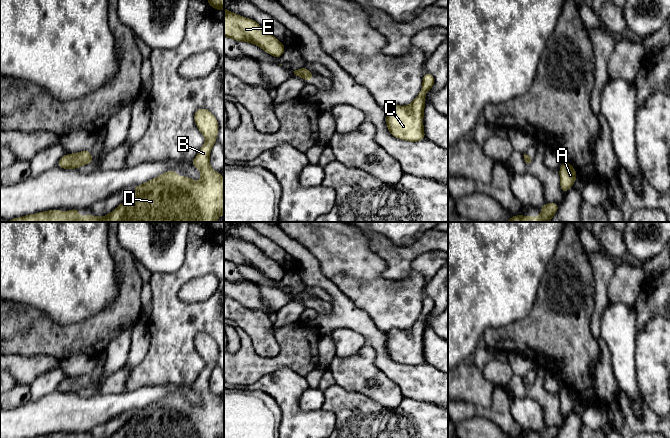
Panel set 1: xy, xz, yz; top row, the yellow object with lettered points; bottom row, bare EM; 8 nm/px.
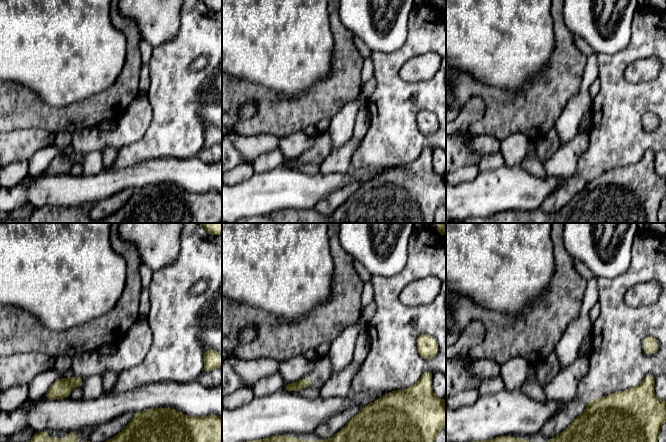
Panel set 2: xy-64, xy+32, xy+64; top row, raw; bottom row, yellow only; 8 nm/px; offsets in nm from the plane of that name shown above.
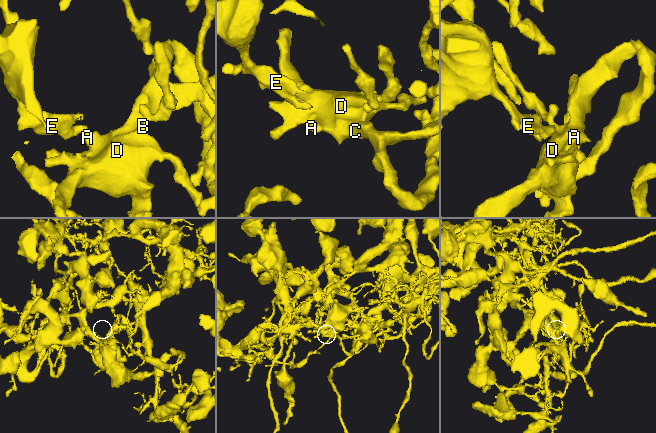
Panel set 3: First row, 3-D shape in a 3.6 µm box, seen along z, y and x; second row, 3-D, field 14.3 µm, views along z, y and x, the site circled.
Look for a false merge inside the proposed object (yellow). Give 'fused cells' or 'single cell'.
single cell

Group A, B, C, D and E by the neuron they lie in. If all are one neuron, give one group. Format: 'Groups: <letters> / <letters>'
Groups: A B C D E

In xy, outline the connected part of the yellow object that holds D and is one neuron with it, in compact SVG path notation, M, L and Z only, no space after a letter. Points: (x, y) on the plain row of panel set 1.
M206 332L198 333L194 338L199 355L205 360L206 366L199 377L191 385L201 395L201 405L194 406L187 399L179 402L175 394L136 410L129 421L110 438L224 438L224 402L214 395L209 387L209 378L216 367L219 353L215 340Z

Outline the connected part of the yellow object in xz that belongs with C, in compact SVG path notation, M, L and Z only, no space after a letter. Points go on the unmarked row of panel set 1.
M424 297L420 318L410 329L392 329L386 332L386 348L390 358L411 366L425 363L423 352L425 318L432 313L434 305L432 298Z

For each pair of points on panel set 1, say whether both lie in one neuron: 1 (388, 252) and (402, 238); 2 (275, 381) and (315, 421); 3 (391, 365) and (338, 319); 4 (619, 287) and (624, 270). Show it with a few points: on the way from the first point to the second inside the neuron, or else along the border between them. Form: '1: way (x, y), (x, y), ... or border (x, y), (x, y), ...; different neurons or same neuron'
1: border (375, 233), (397, 245), (412, 245), (419, 239); different neurons
2: way (287, 393), (289, 403), (303, 417); same neuron
3: way (381, 349), (378, 342), (354, 319); same neuron
4: way (623, 283), (624, 274); same neuron

